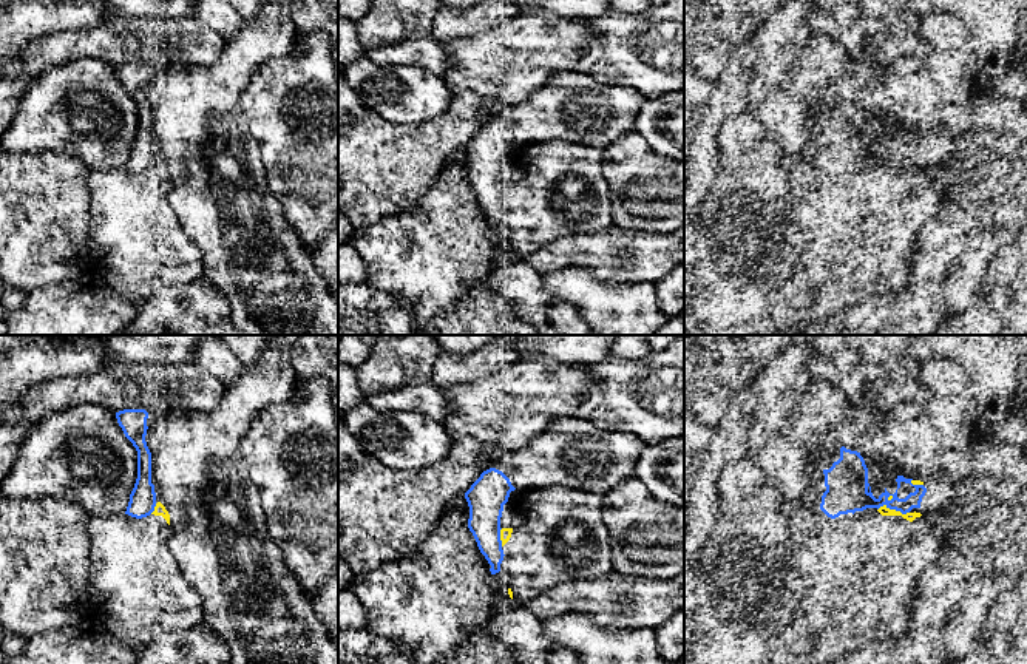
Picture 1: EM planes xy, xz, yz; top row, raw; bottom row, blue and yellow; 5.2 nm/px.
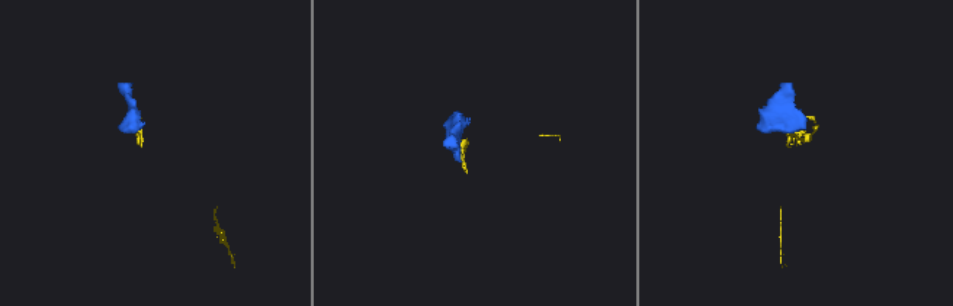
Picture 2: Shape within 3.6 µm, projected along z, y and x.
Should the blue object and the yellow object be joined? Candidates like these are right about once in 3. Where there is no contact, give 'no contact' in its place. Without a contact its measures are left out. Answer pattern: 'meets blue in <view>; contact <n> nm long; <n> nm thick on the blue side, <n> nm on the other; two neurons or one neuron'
meets blue in yz; contact 170 nm long; 200 nm thick on the blue side, 50 nm on the other; two neurons

